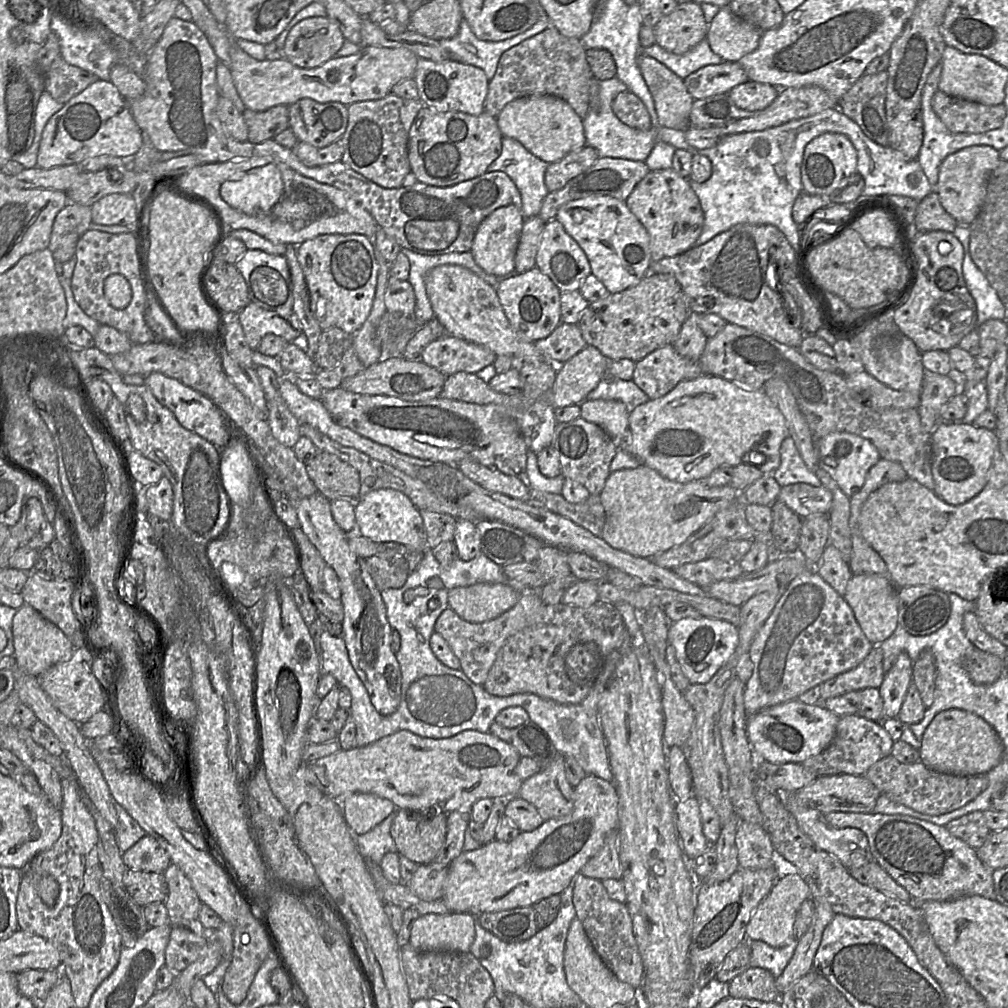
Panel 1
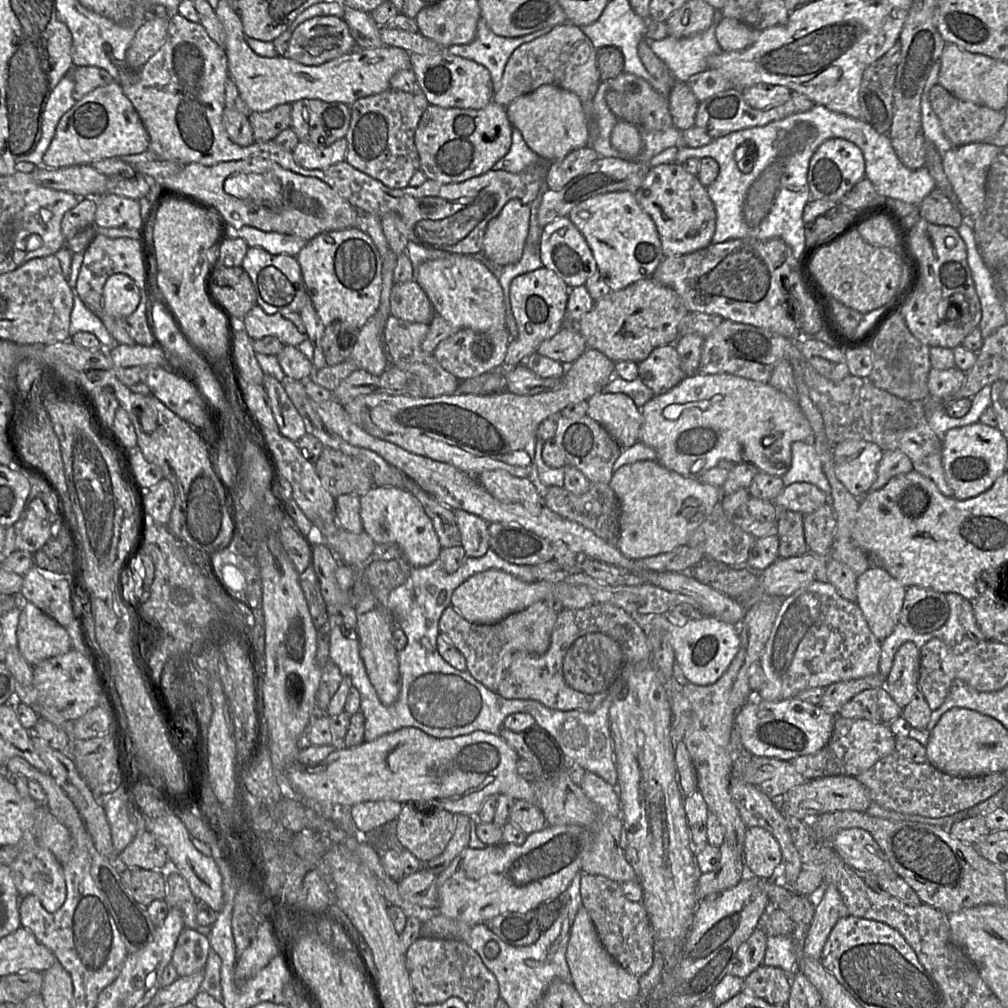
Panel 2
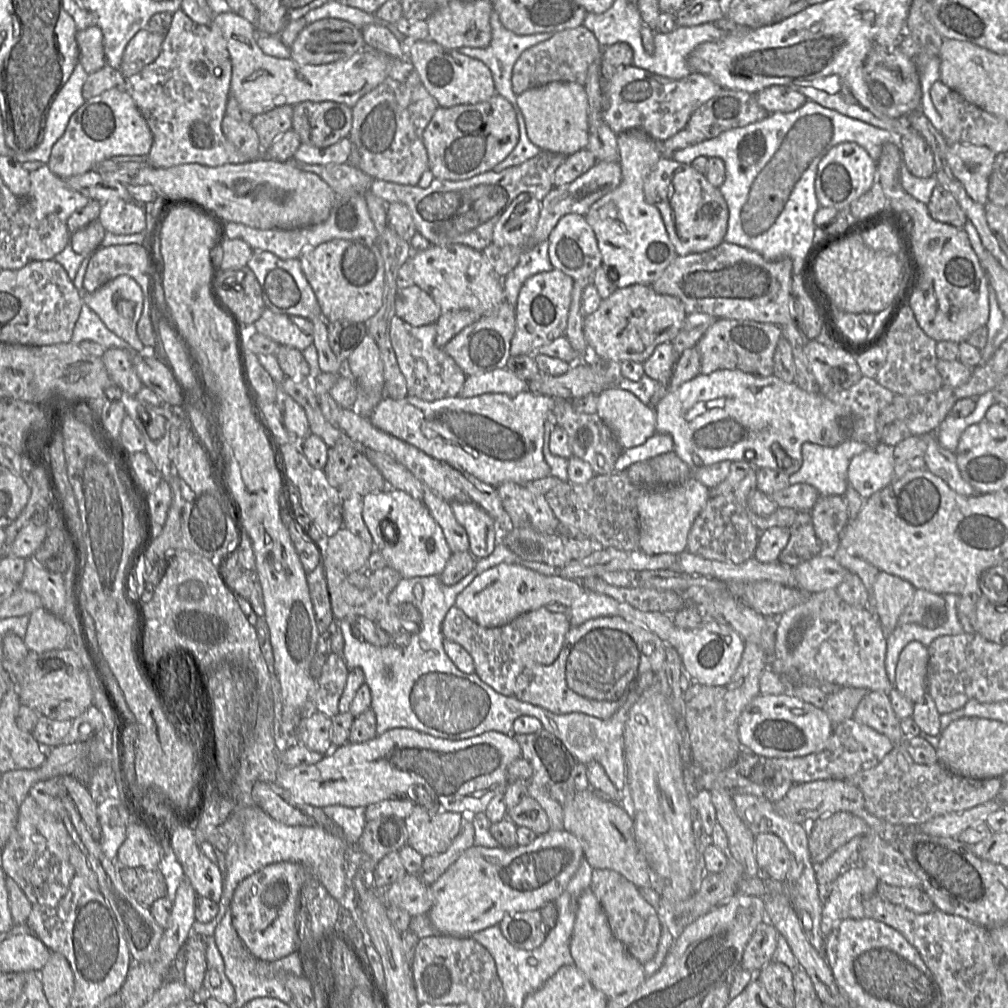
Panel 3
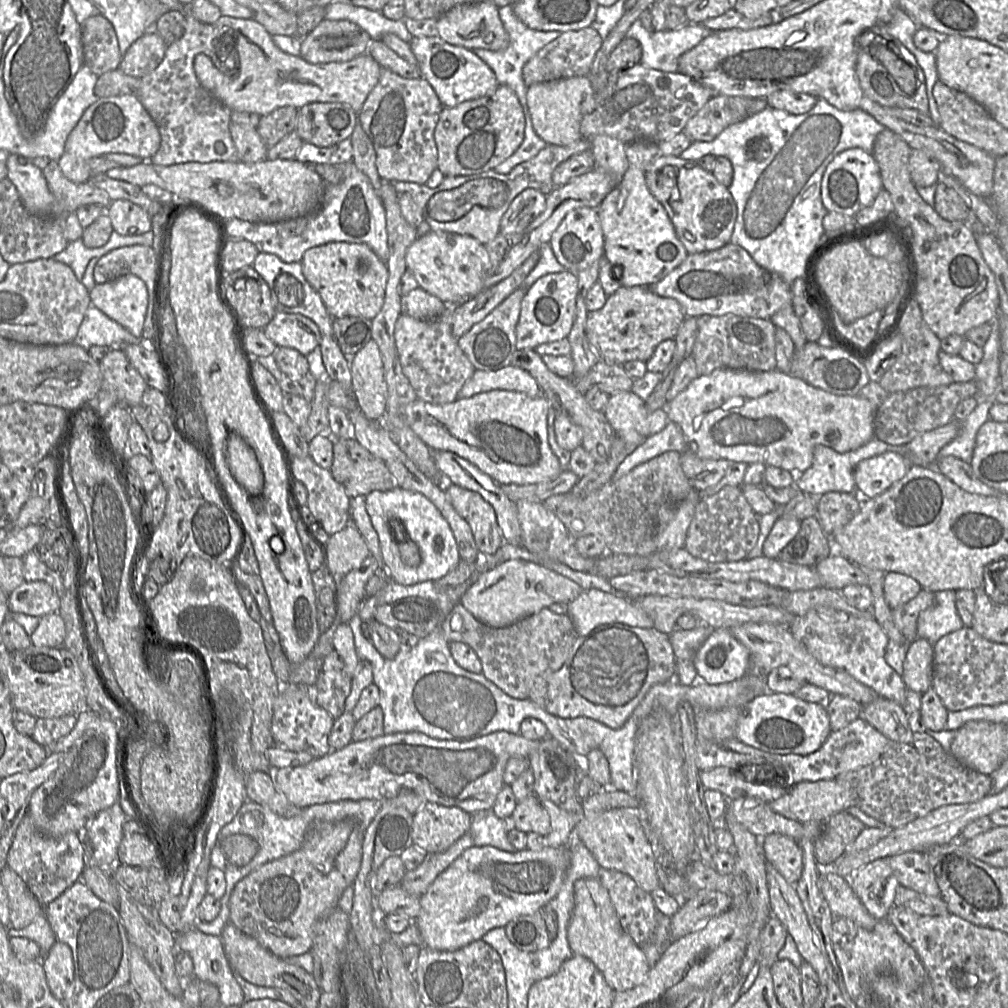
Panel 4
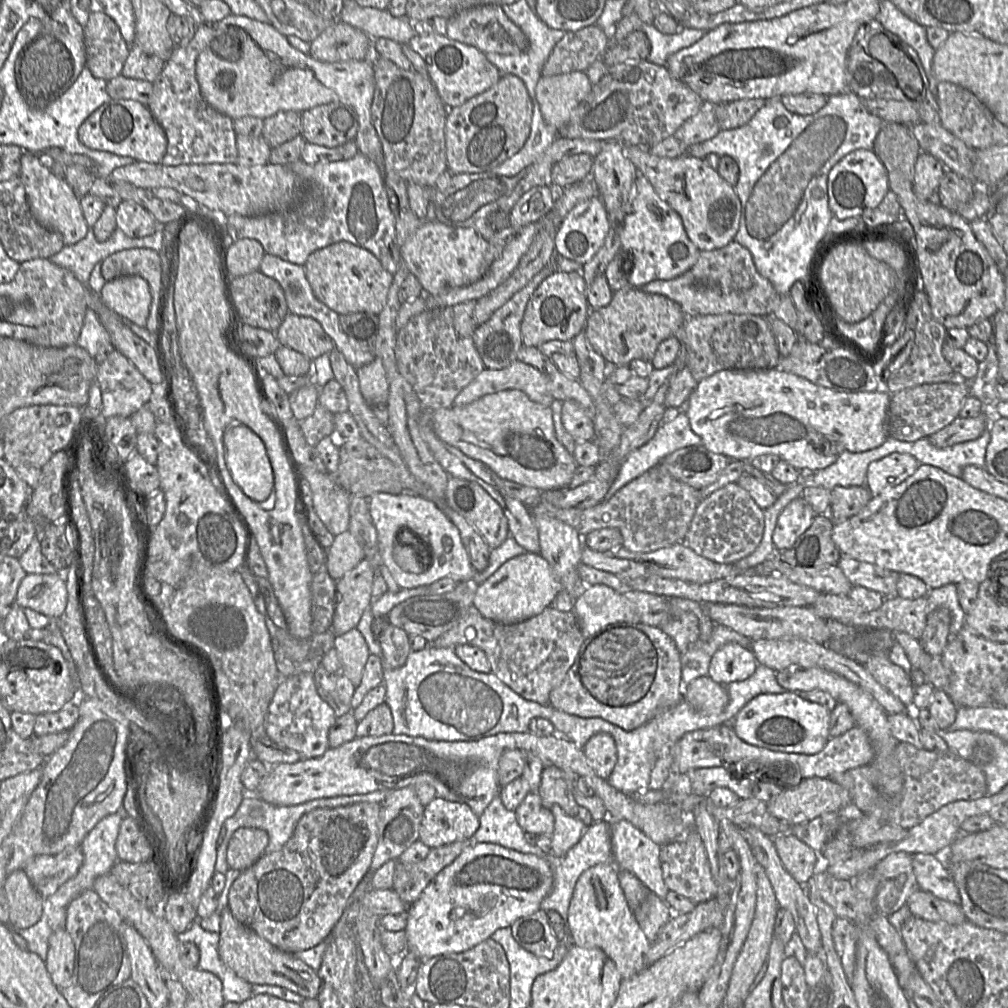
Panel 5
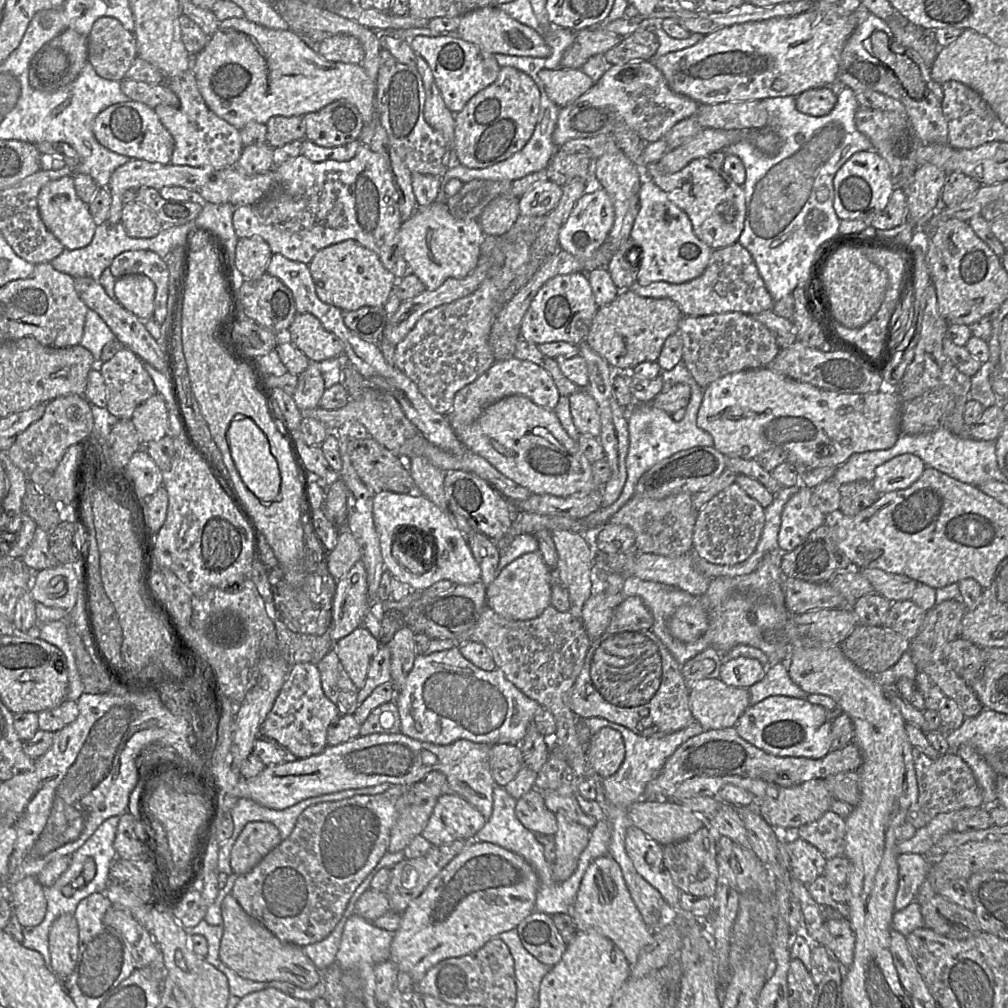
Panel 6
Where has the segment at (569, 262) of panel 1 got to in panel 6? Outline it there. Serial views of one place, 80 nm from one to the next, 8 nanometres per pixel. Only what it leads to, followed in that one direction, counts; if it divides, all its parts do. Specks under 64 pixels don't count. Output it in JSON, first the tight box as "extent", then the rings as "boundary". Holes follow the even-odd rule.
{"extent":[558,184,614,256],"boundary":[[[592,184],[591,188],[577,201],[560,229],[558,235],[559,248],[576,256],[591,255],[607,239],[614,218],[612,199],[604,189]]]}

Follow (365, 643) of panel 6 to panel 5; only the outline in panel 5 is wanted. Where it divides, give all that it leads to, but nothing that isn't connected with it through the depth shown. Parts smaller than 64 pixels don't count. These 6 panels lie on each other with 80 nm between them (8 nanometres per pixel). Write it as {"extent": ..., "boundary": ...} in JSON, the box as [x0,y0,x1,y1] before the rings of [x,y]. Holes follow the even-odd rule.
{"extent":[334,628,371,687],"boundary":[[[353,628],[340,636],[336,636],[334,648],[337,651],[347,677],[355,687],[359,686],[365,664],[371,655],[362,633],[358,629]]]}

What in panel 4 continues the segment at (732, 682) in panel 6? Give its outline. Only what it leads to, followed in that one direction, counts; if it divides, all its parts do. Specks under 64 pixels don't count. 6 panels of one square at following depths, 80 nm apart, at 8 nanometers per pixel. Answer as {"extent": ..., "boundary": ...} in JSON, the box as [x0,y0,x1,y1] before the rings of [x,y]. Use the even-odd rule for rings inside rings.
{"extent":[694,628,750,685],"boundary":[[[715,628],[694,658],[699,677],[710,685],[742,678],[750,663],[748,649],[726,628]]]}

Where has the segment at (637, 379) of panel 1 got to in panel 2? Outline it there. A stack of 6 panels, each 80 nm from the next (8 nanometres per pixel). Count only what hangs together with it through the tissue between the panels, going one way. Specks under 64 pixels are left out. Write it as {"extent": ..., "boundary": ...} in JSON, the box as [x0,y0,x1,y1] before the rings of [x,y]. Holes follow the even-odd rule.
{"extent":[638,344,685,395],"boundary":[[[673,344],[655,348],[645,360],[638,363],[638,378],[655,395],[668,392],[685,377]]]}

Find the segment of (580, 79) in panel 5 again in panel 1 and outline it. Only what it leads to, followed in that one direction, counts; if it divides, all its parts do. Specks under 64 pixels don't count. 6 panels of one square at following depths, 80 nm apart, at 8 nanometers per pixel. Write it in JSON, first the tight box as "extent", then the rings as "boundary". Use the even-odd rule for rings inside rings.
{"extent":[497,95,586,163],"boundary":[[[532,95],[509,102],[497,116],[503,137],[518,140],[539,159],[553,163],[586,145],[583,120],[563,99],[553,95]]]}

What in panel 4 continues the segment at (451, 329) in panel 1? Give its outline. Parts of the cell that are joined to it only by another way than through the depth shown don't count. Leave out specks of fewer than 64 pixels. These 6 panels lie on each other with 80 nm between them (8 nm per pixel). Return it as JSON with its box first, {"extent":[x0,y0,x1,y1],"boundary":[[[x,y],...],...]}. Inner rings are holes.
{"extent":[405,230,486,306],"boundary":[[[430,230],[409,246],[405,261],[419,287],[448,306],[468,301],[484,290],[486,247],[471,236]]]}

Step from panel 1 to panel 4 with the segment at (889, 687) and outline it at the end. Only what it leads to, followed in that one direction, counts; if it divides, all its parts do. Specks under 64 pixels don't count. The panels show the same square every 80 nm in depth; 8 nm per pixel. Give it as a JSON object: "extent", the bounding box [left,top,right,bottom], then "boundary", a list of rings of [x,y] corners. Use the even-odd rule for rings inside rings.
{"extent":[901,638,933,694],"boundary":[[[920,638],[911,642],[907,647],[901,676],[908,690],[924,694],[932,689],[933,645]]]}

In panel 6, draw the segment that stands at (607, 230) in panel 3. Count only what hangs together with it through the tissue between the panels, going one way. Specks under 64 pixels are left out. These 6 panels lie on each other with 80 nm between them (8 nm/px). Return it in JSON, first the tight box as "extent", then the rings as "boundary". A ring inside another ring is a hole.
{"extent":[630,177,713,285],"boundary":[[[644,177],[640,187],[639,209],[630,239],[642,252],[636,280],[641,285],[656,281],[683,283],[692,280],[703,273],[713,253],[713,249],[694,233],[688,215],[647,177]]]}

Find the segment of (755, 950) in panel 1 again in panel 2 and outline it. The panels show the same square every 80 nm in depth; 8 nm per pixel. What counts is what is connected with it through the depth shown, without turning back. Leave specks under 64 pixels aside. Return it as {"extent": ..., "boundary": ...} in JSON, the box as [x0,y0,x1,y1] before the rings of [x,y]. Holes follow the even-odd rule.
{"extent":[762,936,799,976],"boundary":[[[792,936],[768,937],[762,965],[778,967],[793,976],[798,970],[798,949],[799,940]]]}

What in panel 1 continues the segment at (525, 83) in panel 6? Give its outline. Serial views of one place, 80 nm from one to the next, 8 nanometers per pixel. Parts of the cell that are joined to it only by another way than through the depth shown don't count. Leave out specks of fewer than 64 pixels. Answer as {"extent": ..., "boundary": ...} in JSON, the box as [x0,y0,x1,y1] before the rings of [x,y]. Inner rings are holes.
{"extent":[408,106,503,187],"boundary":[[[424,106],[417,114],[408,137],[408,159],[411,172],[417,182],[435,187],[450,187],[471,180],[487,172],[489,165],[502,151],[503,135],[498,127],[497,118],[486,112],[478,116],[464,112],[439,112]]]}

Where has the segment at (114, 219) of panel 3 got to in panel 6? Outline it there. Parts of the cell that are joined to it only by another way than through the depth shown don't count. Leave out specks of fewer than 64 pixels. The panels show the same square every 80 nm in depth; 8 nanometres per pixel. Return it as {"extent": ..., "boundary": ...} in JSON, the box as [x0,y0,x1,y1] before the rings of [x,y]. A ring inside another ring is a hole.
{"extent":[120,202,164,238],"boundary":[[[129,202],[123,206],[120,223],[131,238],[153,238],[164,227],[154,212],[146,205]]]}

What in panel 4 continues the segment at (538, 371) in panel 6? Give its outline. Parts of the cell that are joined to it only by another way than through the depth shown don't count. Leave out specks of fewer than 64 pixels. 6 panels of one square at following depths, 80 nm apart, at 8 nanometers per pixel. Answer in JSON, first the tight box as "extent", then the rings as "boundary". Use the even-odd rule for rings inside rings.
{"extent":[457,365,542,399],"boundary":[[[508,365],[499,370],[476,370],[459,391],[457,399],[470,398],[491,390],[508,390],[530,397],[542,396],[542,390],[531,374]]]}

